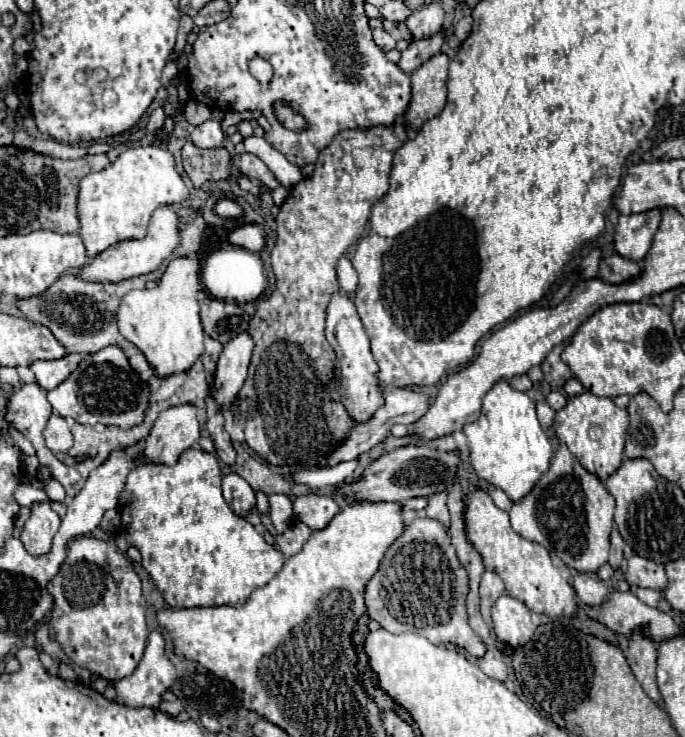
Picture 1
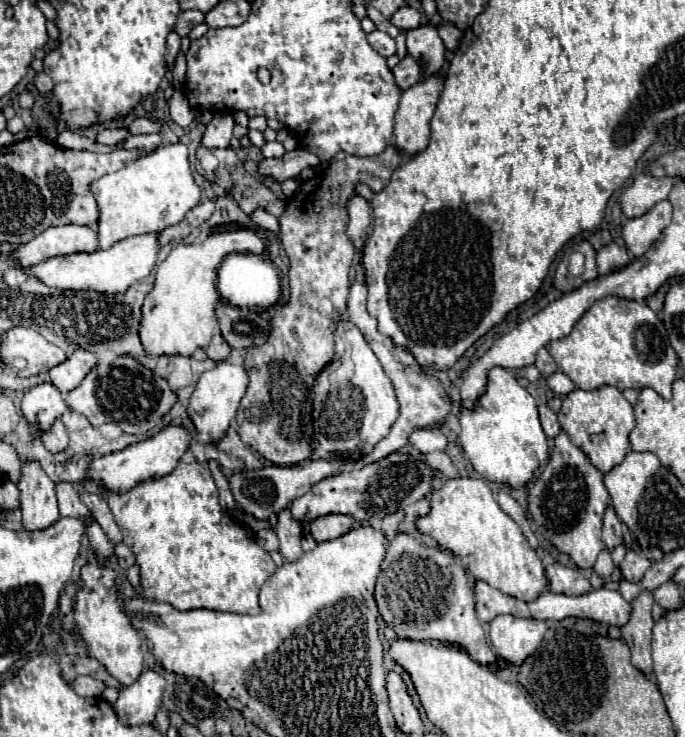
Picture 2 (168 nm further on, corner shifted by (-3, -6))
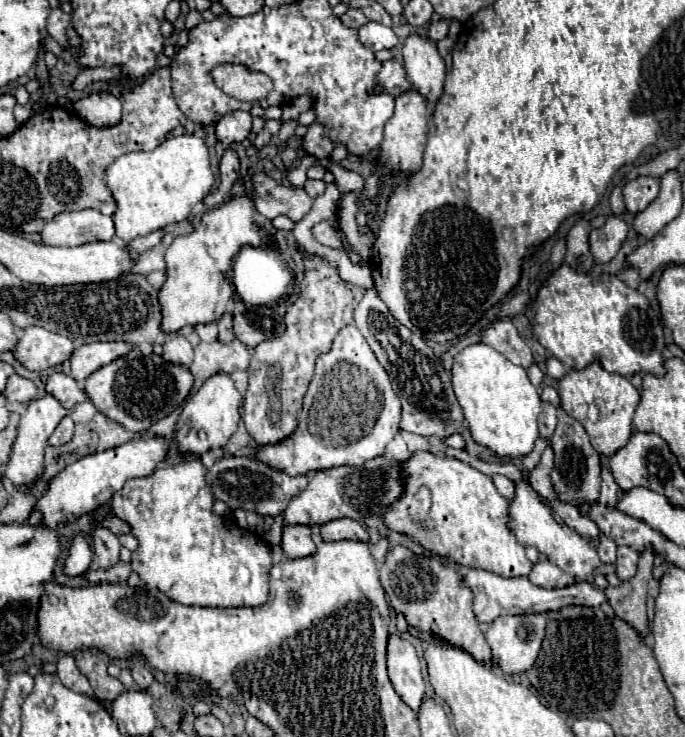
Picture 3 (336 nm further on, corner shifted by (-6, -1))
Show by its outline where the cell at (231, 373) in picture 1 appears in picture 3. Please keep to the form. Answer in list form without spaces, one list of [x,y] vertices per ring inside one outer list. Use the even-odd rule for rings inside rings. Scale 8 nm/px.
[[[216,374],[204,382],[204,386],[186,400],[184,410],[176,422],[174,438],[176,446],[182,454],[194,454],[202,456],[204,452],[212,448],[224,448],[230,436],[236,432],[238,420],[240,420],[240,392],[234,388],[234,382],[228,374]],[[200,434],[204,438],[200,438]]]

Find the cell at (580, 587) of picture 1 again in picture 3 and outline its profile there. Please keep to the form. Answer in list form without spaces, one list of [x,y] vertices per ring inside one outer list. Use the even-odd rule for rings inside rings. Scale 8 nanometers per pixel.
[[[536,562],[532,572],[528,574],[528,580],[540,588],[564,588],[574,582],[566,572],[562,572],[552,562]]]

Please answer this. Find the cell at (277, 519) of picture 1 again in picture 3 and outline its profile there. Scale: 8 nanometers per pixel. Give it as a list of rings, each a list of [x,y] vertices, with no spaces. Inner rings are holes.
[[[286,526],[282,532],[282,550],[288,558],[306,558],[316,552],[308,526]]]

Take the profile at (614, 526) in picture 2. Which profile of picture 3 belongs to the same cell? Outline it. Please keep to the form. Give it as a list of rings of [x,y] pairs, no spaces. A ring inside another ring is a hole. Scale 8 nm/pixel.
[[[602,466],[602,492],[600,492],[600,502],[604,502],[606,506],[614,508],[620,496],[620,486],[614,482],[614,476],[610,472],[610,468]]]

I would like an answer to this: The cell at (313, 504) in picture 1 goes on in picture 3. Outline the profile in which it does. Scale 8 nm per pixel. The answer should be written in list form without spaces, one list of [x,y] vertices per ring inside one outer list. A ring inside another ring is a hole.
[[[340,518],[332,520],[322,526],[322,538],[326,542],[336,542],[336,540],[360,540],[360,542],[370,542],[366,528],[352,518]]]

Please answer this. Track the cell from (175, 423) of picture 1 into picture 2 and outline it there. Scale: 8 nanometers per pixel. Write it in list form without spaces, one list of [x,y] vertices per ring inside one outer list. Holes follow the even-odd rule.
[[[167,425],[151,439],[133,443],[133,445],[125,447],[123,451],[117,451],[113,455],[105,455],[105,457],[93,461],[89,465],[89,479],[103,483],[109,491],[115,491],[115,493],[129,491],[131,487],[135,487],[137,483],[141,483],[145,479],[169,475],[169,471],[173,471],[177,467],[181,455],[189,449],[189,441],[191,441],[191,433],[185,427]]]

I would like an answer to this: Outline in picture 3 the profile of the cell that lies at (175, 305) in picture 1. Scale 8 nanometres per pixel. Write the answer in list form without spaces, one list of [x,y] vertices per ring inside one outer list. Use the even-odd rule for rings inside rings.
[[[238,196],[208,210],[194,232],[174,238],[166,250],[168,278],[158,296],[162,306],[162,328],[166,332],[176,332],[186,324],[208,324],[226,312],[226,304],[234,294],[228,274],[232,270],[232,258],[242,246],[260,246],[254,214],[254,200],[250,196]]]

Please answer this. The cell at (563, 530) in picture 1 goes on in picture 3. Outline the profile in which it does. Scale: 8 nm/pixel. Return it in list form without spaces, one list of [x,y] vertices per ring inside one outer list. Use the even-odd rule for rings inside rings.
[[[558,408],[558,426],[556,426],[554,436],[550,438],[550,444],[556,454],[556,462],[554,462],[554,470],[550,472],[550,478],[552,478],[552,486],[558,492],[560,500],[570,502],[574,506],[578,506],[582,502],[590,502],[590,504],[598,502],[598,496],[600,496],[600,456],[592,448],[584,426],[578,420],[574,420],[572,416],[568,416],[562,408]]]

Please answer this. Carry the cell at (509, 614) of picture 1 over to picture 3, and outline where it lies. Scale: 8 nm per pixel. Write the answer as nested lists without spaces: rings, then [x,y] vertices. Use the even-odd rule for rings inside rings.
[[[520,614],[520,616],[500,616],[486,630],[486,642],[492,648],[492,656],[506,676],[528,672],[540,652],[544,640],[544,628],[548,614]]]

